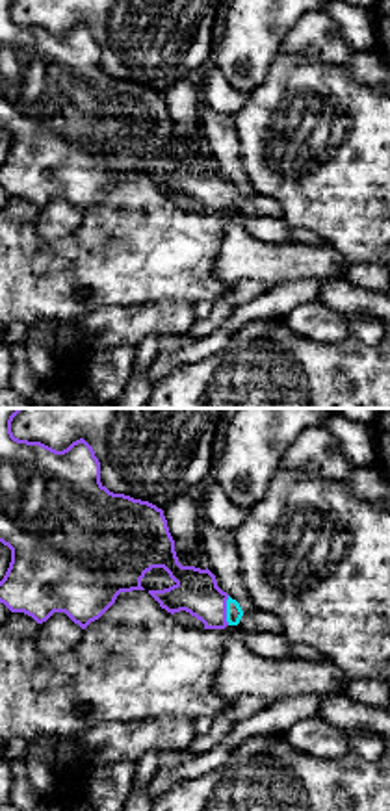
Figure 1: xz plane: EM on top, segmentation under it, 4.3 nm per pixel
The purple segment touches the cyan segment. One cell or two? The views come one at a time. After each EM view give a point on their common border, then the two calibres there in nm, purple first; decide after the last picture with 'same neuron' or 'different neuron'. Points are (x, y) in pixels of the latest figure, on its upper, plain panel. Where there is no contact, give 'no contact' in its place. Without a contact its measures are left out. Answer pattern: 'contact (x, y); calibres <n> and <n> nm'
contact (225, 195); calibres 190 and 70 nm

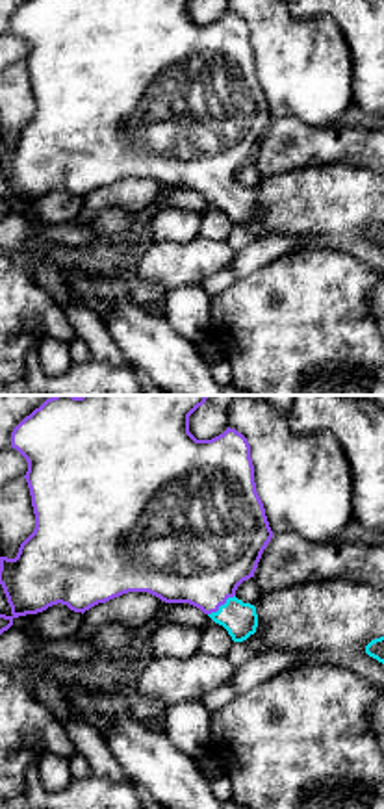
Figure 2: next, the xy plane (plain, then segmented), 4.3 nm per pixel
contact (221, 188); calibres 460 and 150 nm

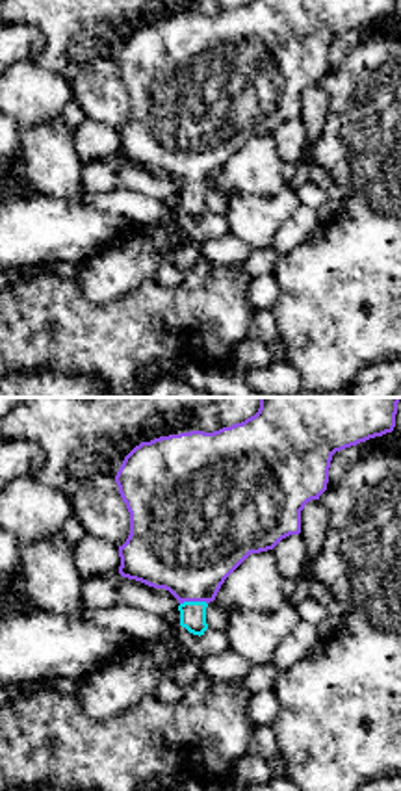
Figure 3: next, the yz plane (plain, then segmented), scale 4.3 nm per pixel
contact (194, 184); calibres 460 and 110 nm

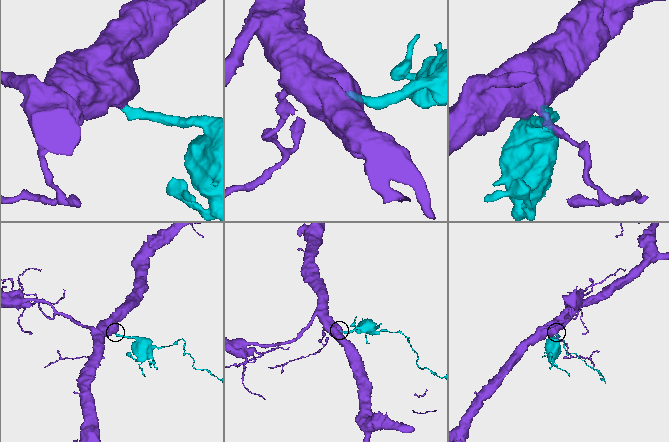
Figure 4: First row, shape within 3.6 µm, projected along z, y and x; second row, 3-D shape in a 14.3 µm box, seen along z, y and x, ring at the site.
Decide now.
same neuron

